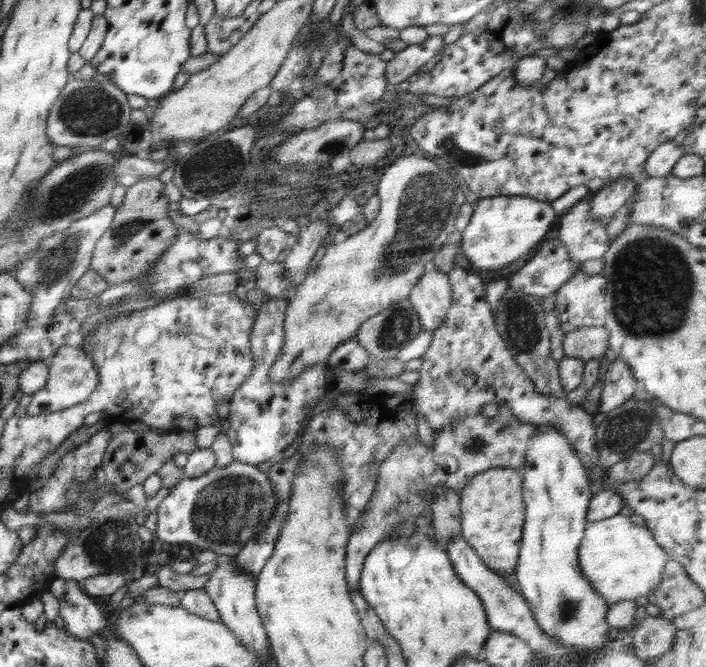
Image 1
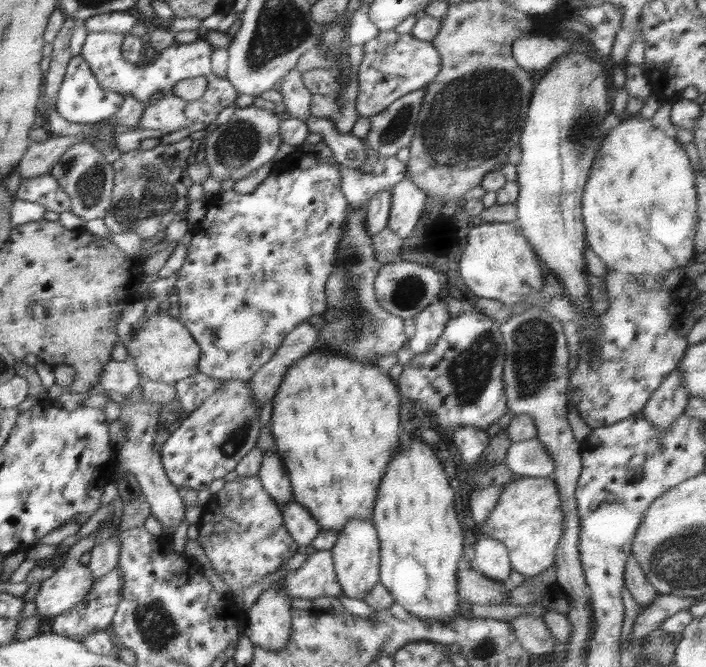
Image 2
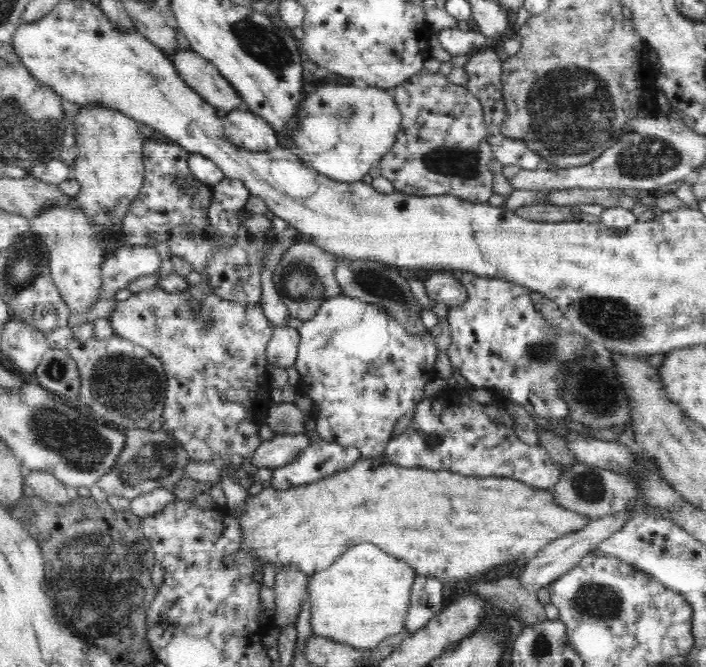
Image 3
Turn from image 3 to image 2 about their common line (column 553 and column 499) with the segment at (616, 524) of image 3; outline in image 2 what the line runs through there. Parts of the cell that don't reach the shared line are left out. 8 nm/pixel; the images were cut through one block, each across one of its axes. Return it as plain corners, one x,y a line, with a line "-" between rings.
480,535
474,543
474,559
472,566
486,578
507,582
512,572
511,560
506,546
500,540

